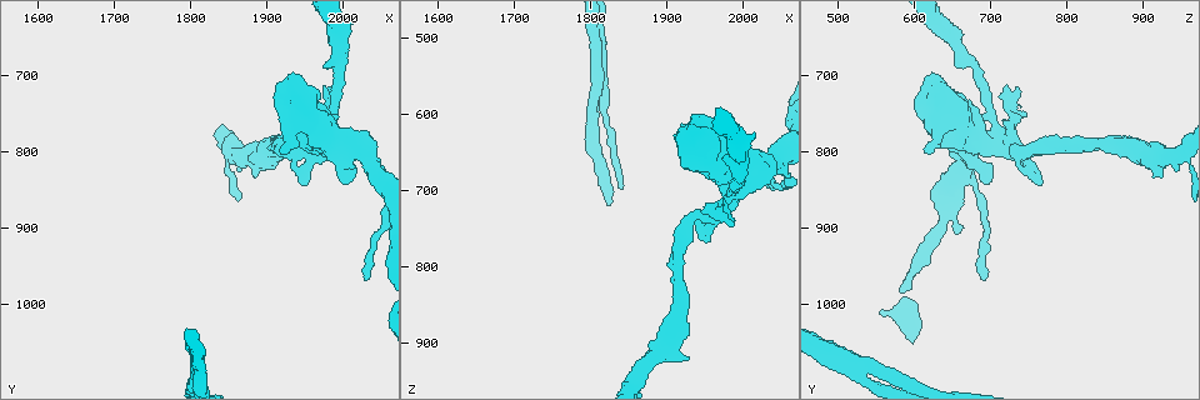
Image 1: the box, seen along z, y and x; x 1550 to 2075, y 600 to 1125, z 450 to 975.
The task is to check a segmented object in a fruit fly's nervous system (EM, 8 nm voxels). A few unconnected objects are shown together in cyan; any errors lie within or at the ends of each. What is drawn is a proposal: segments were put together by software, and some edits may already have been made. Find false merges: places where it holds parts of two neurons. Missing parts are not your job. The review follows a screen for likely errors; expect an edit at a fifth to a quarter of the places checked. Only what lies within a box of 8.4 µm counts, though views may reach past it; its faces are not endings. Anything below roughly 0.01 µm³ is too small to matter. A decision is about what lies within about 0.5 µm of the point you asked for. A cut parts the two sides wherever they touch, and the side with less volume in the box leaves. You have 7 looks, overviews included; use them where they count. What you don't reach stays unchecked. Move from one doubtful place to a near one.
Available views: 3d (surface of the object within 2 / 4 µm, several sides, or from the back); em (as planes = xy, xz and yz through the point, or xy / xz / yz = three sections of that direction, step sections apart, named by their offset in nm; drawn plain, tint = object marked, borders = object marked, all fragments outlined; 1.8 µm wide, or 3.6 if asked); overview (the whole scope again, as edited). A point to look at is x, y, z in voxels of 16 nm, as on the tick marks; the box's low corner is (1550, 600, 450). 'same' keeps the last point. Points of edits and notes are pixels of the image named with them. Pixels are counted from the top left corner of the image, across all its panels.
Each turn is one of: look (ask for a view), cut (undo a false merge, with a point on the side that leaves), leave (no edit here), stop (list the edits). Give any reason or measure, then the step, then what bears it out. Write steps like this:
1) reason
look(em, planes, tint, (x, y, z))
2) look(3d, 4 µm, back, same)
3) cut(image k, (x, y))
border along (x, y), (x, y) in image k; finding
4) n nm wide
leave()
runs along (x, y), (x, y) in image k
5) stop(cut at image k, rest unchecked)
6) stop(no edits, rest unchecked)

calibre changes
look(3d, 4 µm, (1930, 725, 640))

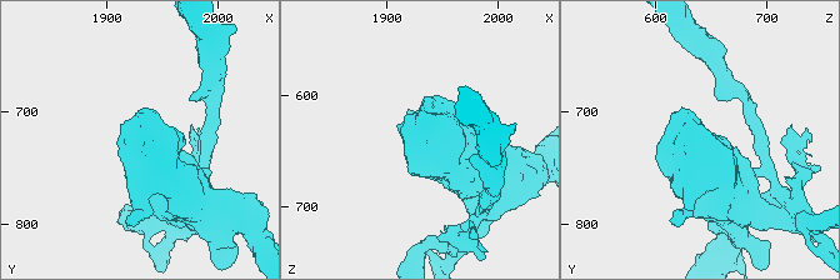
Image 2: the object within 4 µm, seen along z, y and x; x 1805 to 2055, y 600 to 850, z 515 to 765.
need the tissue
look(em, 3.6 µm, planes, tint, (1932, 730, 638))

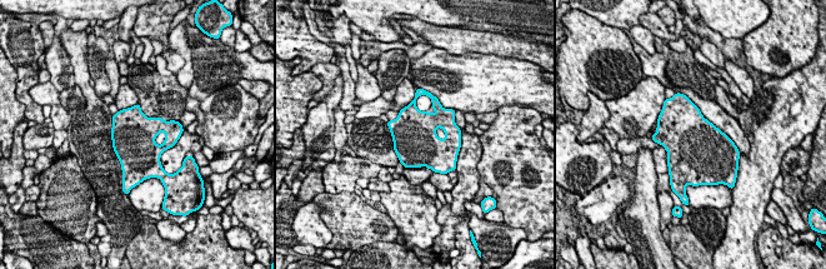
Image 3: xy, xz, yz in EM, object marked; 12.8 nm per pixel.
leave()
one neuron here

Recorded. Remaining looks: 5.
branch point
look(em, xz, step 4, tint, (1890, 800, 915))

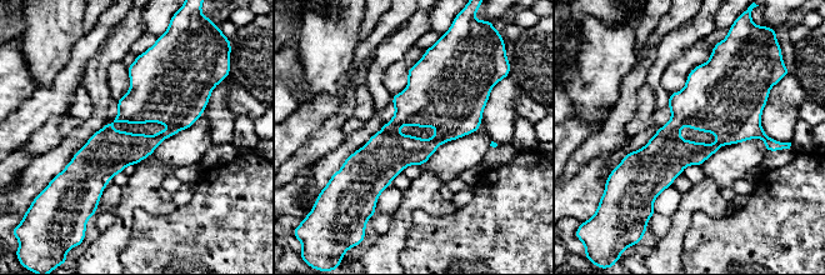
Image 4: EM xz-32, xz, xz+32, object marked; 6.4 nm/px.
cut it another way
look(em, xy, step 8, tint, same)

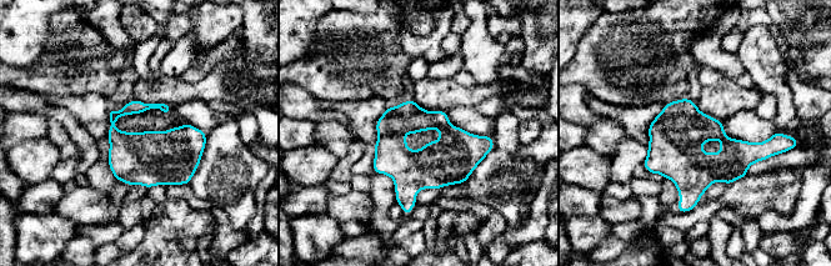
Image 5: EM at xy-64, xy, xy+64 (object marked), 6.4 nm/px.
220 nm wide
leave()
continuous, no second neuron

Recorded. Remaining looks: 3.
touches itself
look(3d, 2 µm, back, (1810, 1095, 535))

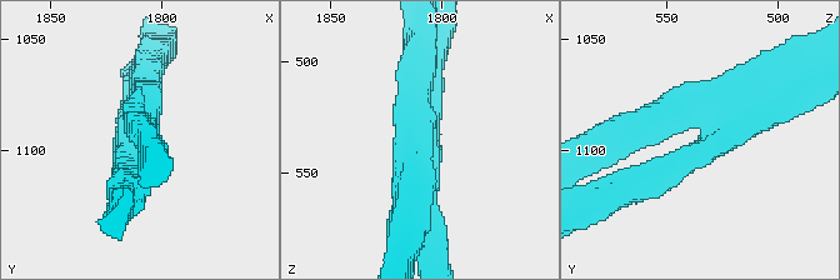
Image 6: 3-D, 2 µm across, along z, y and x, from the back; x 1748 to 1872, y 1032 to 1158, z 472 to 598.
need the tissue
look(em, planes, tint, (1810, 1097, 535))

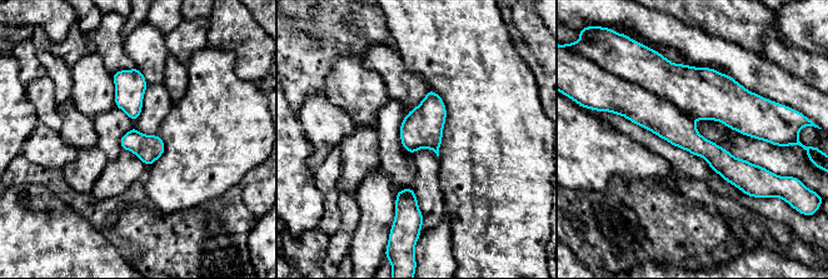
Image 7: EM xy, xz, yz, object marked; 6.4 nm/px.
cut(image 7, (648, 110))
border along (632, 81), (669, 100), (692, 119) in image 7; two neurons meet here

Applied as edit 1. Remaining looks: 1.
stop(cut at image 7, rest unchecked)

